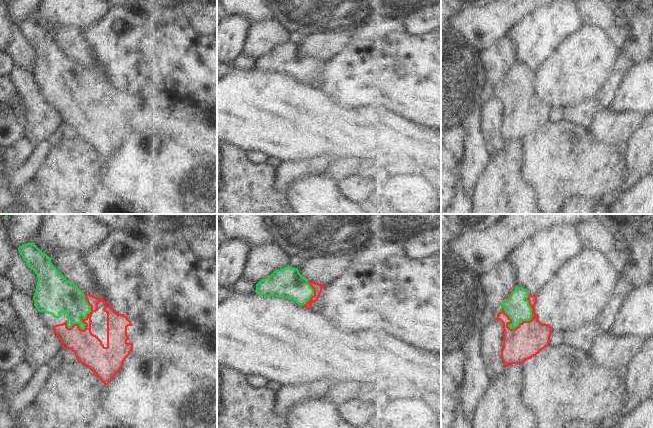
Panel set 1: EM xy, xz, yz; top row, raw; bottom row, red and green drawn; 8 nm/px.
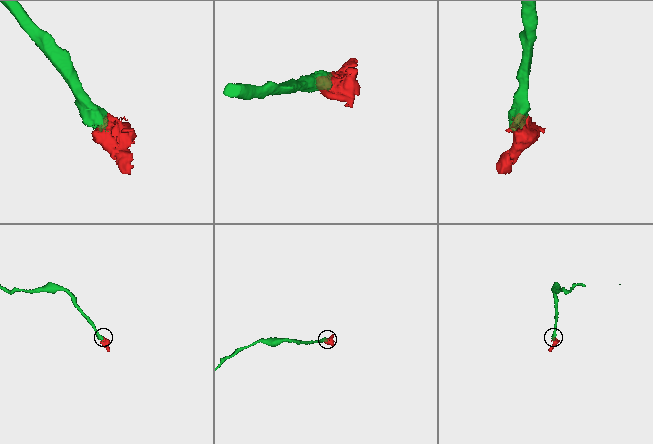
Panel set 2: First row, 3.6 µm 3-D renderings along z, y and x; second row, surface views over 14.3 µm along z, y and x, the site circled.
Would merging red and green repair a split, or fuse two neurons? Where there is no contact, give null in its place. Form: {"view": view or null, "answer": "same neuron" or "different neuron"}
{"view": "yz", "answer": "same neuron"}

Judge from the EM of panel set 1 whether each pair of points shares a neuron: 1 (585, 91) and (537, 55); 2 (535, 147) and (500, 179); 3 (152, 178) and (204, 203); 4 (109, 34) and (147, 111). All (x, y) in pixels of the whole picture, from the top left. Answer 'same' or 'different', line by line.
1: different
2: different
3: same
4: different

